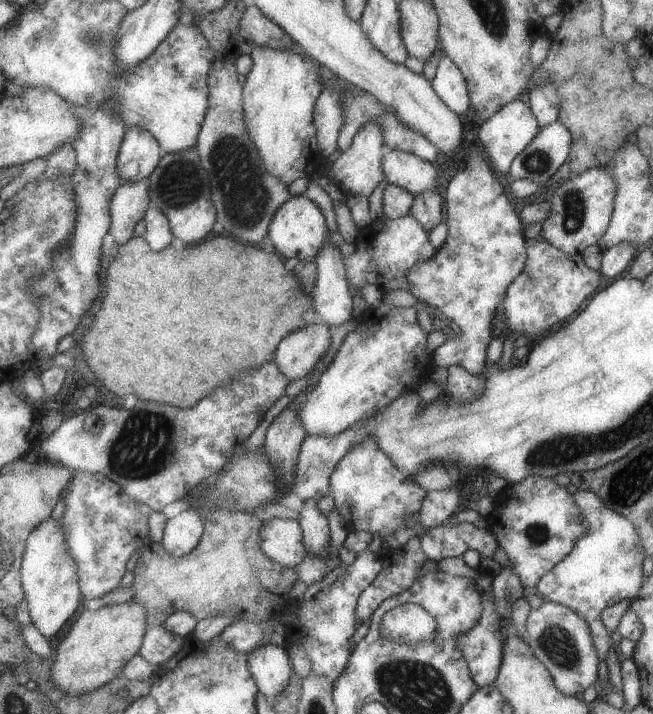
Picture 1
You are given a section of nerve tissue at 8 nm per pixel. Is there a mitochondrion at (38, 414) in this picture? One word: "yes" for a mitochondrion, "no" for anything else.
no

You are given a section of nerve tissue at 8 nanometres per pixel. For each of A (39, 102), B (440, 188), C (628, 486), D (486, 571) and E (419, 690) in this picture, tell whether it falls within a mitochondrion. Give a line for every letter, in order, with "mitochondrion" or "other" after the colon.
A: other
B: other
C: mitochondrion
D: other
E: mitochondrion

